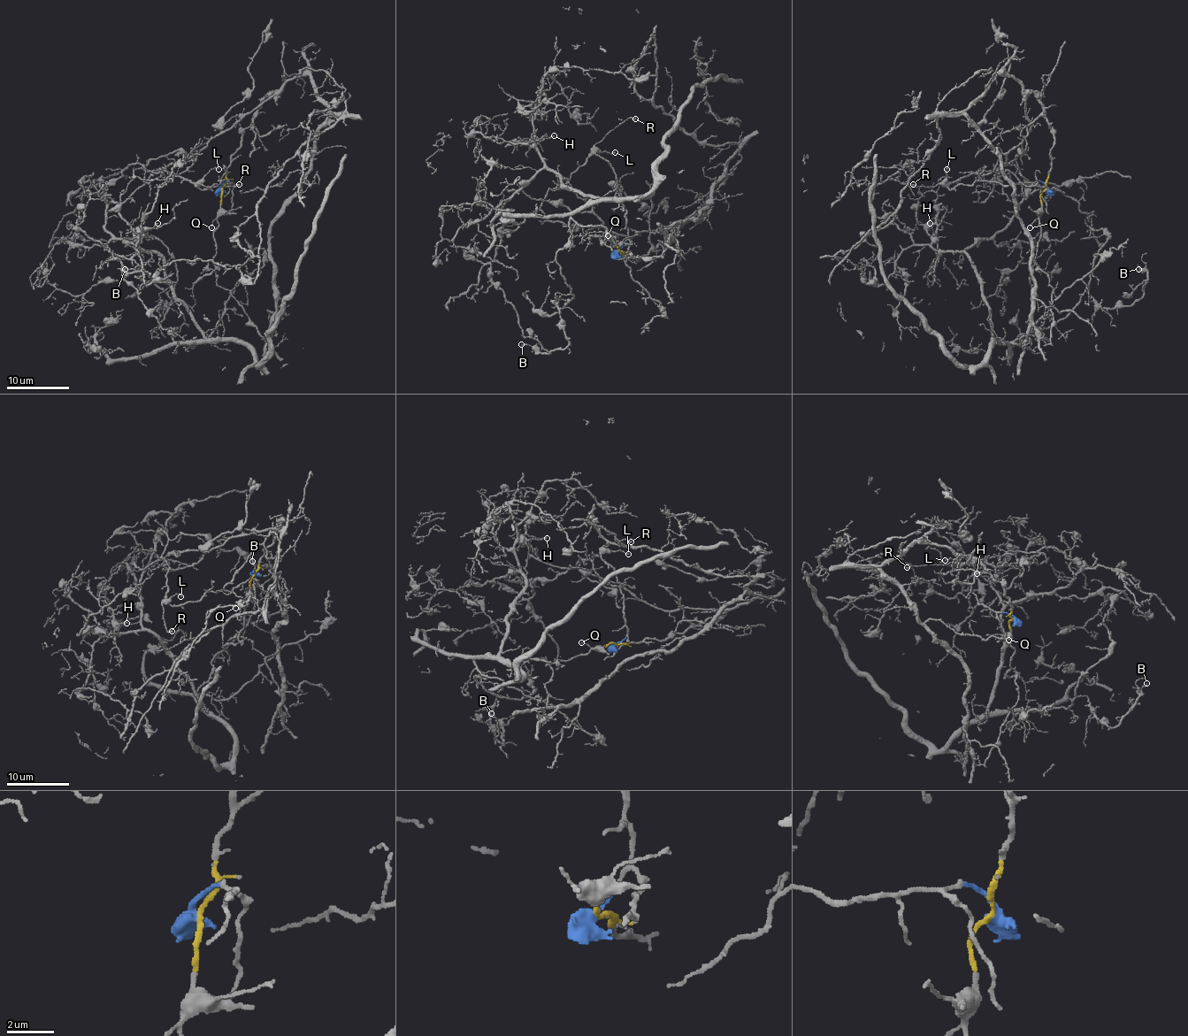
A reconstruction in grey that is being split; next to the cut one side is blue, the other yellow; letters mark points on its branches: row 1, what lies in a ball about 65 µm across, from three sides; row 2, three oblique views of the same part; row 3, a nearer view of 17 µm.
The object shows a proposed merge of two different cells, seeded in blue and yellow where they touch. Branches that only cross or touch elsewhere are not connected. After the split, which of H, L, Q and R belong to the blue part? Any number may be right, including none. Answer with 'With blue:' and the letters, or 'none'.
With blue: H, L, R

